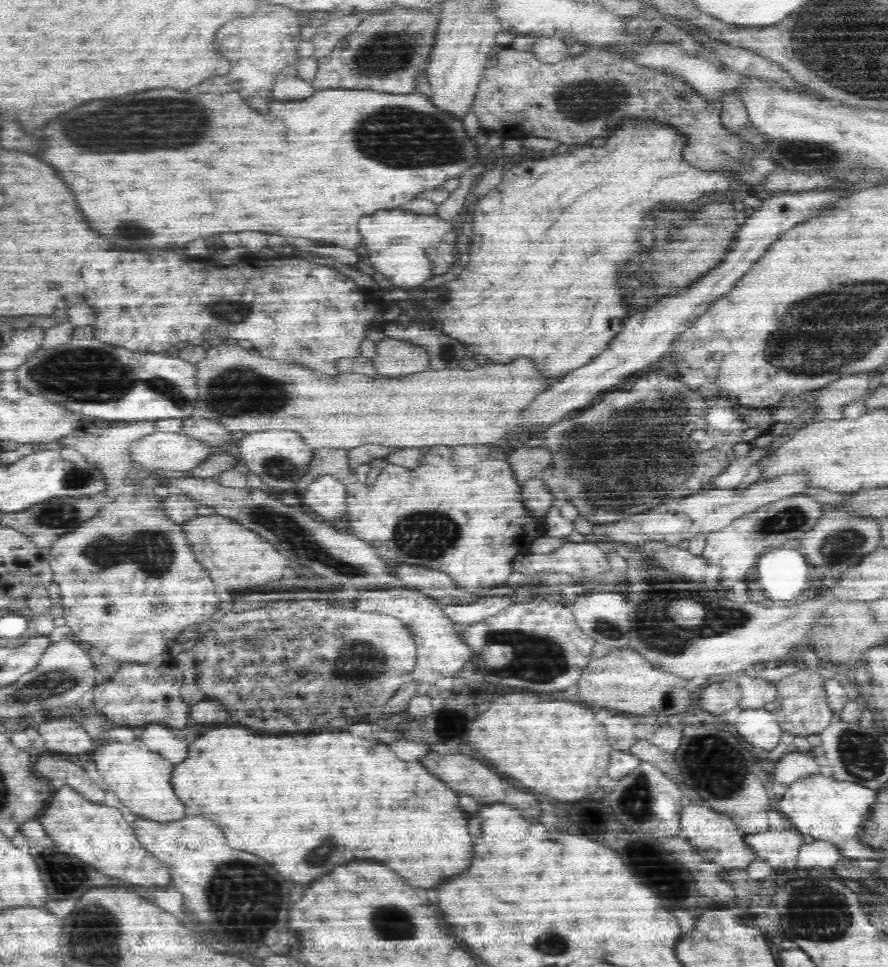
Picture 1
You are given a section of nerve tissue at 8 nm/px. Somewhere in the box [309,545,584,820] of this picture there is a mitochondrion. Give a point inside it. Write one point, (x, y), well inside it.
(541, 663)

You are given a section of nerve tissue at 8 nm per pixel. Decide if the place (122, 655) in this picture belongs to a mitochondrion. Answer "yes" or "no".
no

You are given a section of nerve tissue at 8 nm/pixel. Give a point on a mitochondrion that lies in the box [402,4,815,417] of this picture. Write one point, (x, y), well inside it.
(588, 101)

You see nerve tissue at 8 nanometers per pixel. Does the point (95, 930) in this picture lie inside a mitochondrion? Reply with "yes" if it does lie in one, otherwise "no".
yes

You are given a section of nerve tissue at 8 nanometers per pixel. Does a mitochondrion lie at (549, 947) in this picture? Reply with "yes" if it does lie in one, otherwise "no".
yes

